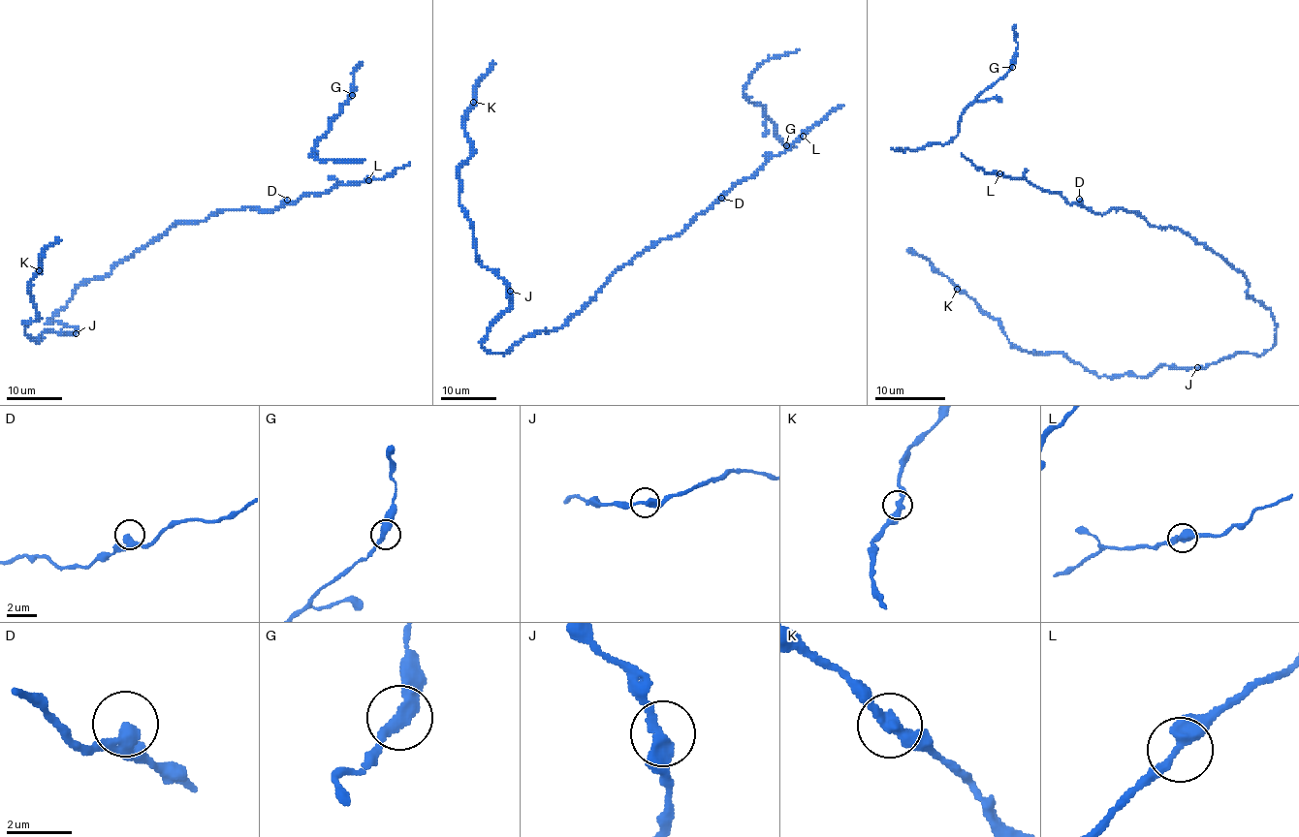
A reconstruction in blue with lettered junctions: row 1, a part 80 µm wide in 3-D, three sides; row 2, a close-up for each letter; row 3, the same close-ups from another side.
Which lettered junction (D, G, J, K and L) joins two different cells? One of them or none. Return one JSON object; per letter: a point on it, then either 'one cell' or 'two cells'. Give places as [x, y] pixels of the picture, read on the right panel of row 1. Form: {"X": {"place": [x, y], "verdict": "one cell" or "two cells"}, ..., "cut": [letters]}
{"D": {"place": [1079, 199], "verdict": "one cell"}, "G": {"place": [1012, 67], "verdict": "one cell"}, "J": {"place": [1197, 367], "verdict": "one cell"}, "K": {"place": [957, 289], "verdict": "one cell"}, "L": {"place": [999, 173], "verdict": "one cell"}, "cut": []}

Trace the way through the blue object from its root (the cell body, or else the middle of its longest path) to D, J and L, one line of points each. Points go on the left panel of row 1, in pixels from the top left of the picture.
D: (133, 254), (176, 223), (204, 222), (223, 210), (247, 207), (272, 212), (287, 200)
J: (133, 254), (120, 261), (108, 276), (84, 280), (76, 289), (72, 299), (47, 321), (72, 325), (76, 333)
L: (133, 254), (176, 223), (204, 222), (223, 210), (247, 207), (272, 212), (308, 194), (368, 180)

